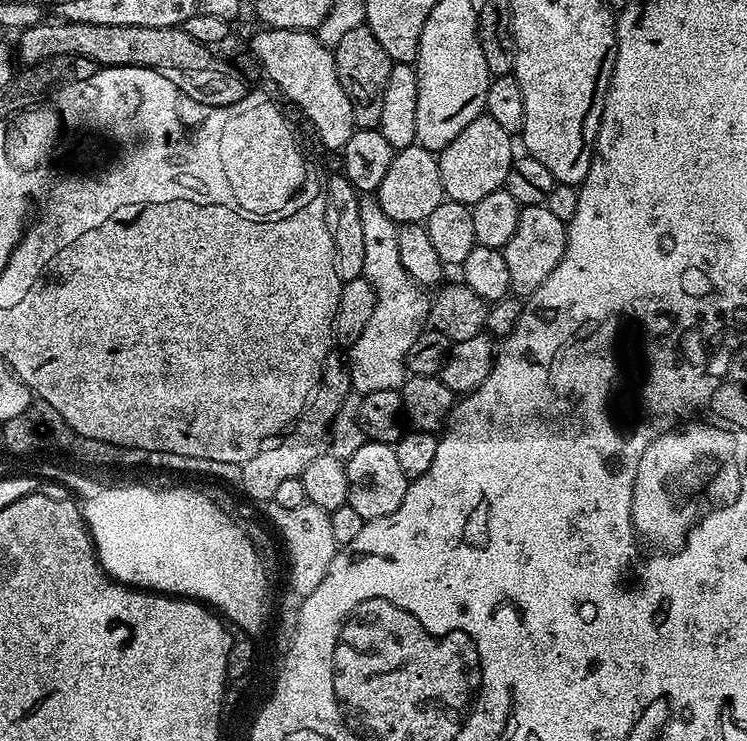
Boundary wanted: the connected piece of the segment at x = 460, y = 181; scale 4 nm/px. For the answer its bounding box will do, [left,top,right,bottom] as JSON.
[439,114,514,205]

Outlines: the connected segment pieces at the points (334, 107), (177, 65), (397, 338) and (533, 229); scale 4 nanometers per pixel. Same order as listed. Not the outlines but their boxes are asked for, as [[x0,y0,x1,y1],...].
[[252,27,354,150],[14,22,246,109],[347,195,430,394],[502,204,568,298]]

